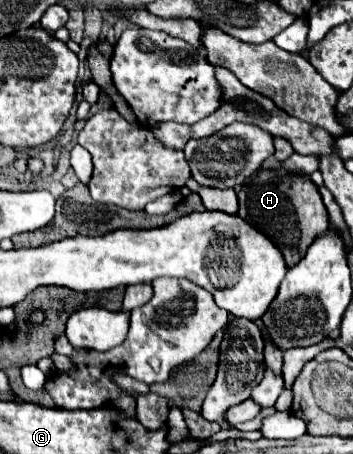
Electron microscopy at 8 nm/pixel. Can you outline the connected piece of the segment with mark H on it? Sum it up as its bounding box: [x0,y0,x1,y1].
[238,168,328,266]

